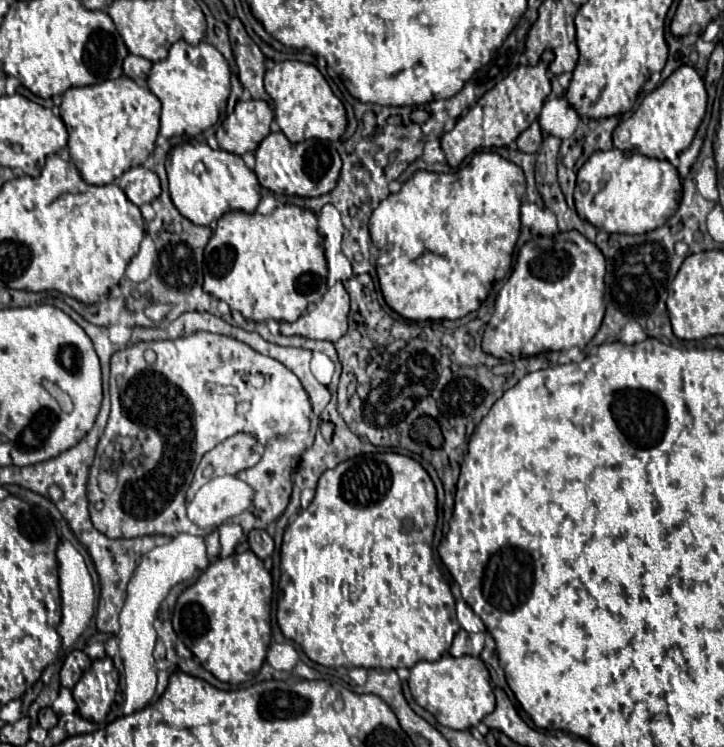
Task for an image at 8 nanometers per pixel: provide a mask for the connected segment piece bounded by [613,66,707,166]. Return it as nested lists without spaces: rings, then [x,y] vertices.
[[[679,66],[665,82],[647,94],[631,118],[613,130],[613,146],[627,152],[641,152],[649,158],[679,164],[679,154],[691,144],[707,108],[707,92],[693,66]]]

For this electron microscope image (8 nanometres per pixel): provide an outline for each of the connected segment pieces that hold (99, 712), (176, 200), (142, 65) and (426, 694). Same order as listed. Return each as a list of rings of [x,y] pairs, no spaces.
[[[109,658],[93,660],[91,668],[83,672],[81,680],[73,688],[77,712],[91,720],[103,722],[111,708],[111,702],[119,688],[119,672]]]
[[[185,142],[175,146],[169,154],[167,162],[167,176],[169,176],[169,194],[175,208],[193,224],[209,226],[211,222],[219,220],[229,210],[243,210],[255,212],[261,194],[257,176],[241,156],[225,152],[225,150],[211,150],[205,142]]]
[[[129,54],[123,62],[123,74],[133,78],[137,84],[145,84],[145,78],[151,70],[151,62],[145,60],[145,58],[139,58],[139,56],[133,56]]]
[[[445,654],[445,656],[441,656],[435,662],[417,662],[410,669],[409,690],[411,690],[413,698],[415,698],[415,702],[421,708],[429,710],[437,718],[437,722],[441,726],[455,728],[455,730],[467,730],[467,728],[477,726],[495,708],[495,694],[493,694],[493,688],[491,688],[489,670],[487,670],[485,662],[481,658],[475,658],[475,656],[453,658],[451,654]]]

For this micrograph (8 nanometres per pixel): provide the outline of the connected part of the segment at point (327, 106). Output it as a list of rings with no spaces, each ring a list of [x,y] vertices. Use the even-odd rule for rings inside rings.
[[[297,60],[277,62],[265,74],[265,90],[273,100],[275,120],[289,142],[295,144],[307,138],[337,142],[343,136],[345,126],[347,126],[345,108],[341,100],[331,92],[327,80],[315,66],[297,62]]]

